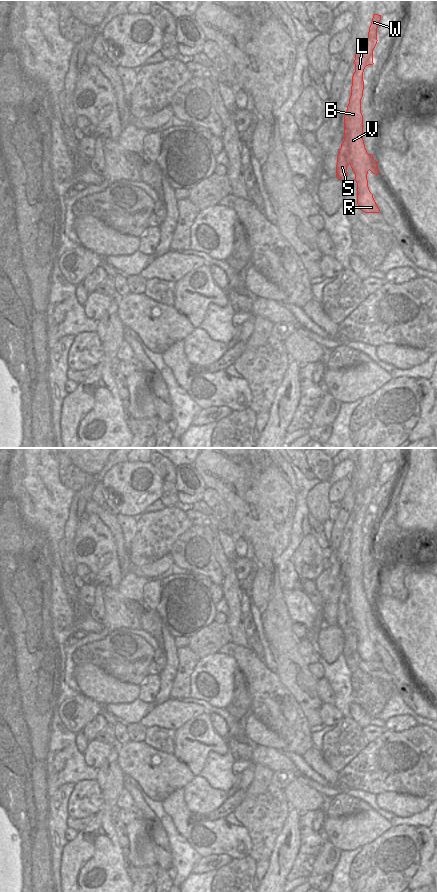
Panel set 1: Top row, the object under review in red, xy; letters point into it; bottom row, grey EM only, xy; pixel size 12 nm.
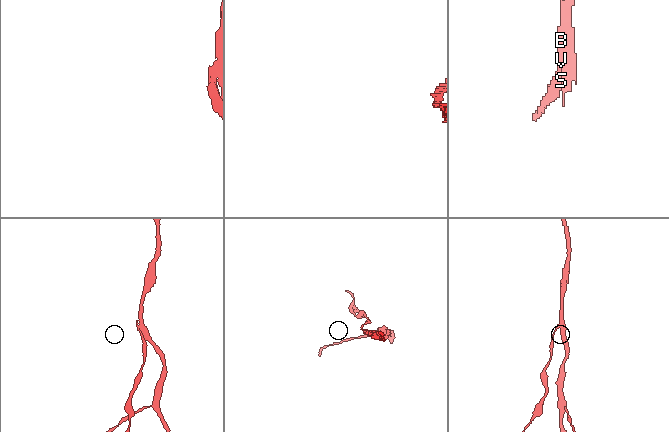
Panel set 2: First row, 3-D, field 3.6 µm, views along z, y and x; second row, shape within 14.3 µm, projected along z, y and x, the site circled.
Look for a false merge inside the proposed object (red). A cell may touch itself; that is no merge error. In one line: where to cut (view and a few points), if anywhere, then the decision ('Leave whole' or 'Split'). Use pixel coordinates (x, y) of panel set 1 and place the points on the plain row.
Split along xy (343, 589), (348, 593), (349, 611). Split

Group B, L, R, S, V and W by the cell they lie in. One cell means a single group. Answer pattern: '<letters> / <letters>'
B L R V W / S

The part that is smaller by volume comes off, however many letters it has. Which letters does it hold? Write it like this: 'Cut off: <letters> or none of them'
Cut off: S

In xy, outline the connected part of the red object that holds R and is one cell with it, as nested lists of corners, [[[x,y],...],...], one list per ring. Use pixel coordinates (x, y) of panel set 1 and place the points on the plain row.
[[[374,462],[369,475],[368,486],[356,493],[355,520],[352,524],[351,544],[344,562],[344,590],[348,591],[349,612],[357,631],[357,652],[365,661],[379,661],[373,642],[368,635],[367,622],[370,618],[378,623],[377,609],[368,602],[363,588],[363,563],[361,547],[363,545],[363,520],[366,514],[373,513],[373,498],[377,492],[377,476],[381,463]]]

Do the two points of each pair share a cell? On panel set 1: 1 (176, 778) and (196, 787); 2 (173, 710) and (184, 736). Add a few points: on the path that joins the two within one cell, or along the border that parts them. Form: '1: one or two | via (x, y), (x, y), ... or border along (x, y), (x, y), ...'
1: two | border along (194, 777), (182, 787)
2: two | border along (200, 714), (190, 718), (176, 730)

